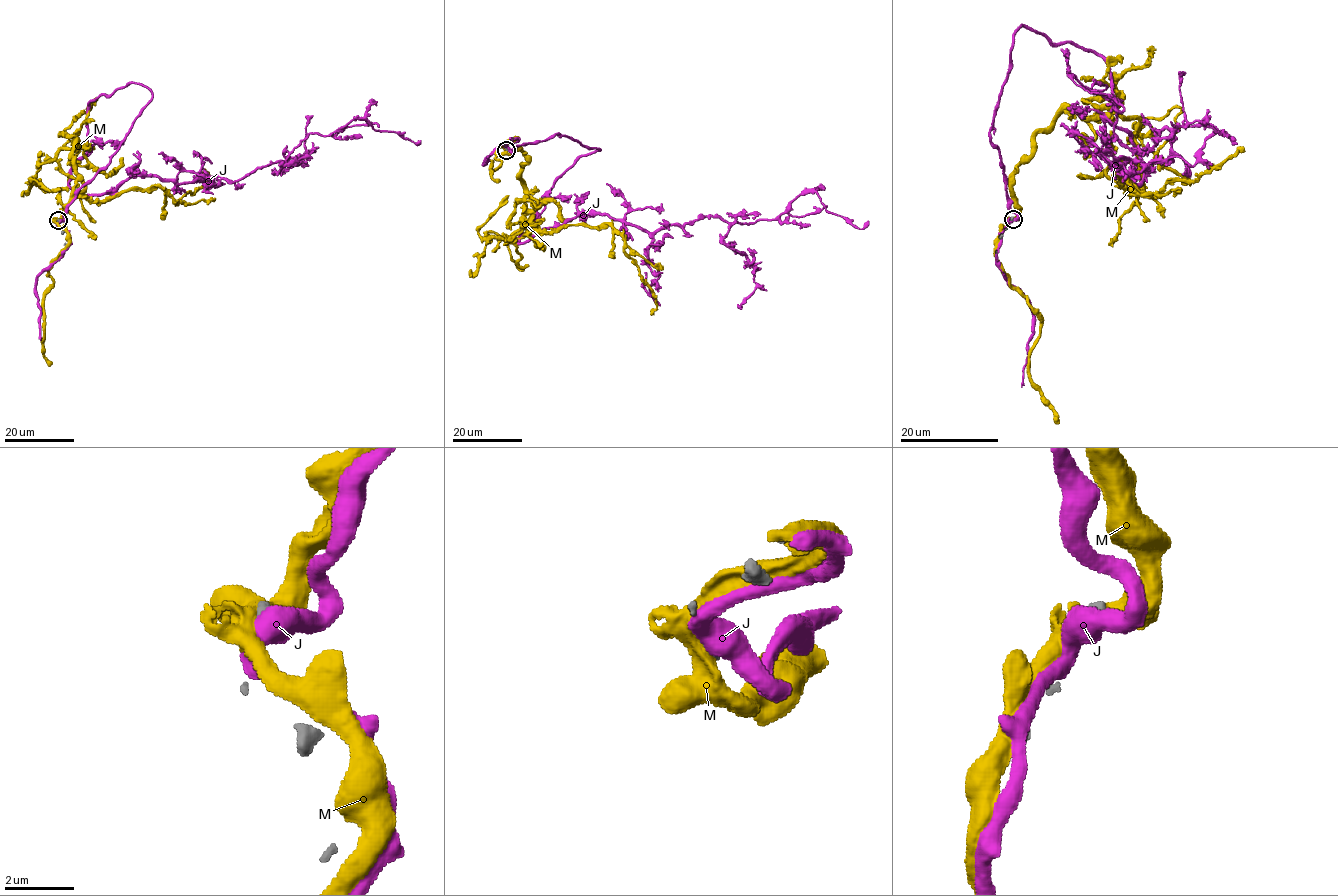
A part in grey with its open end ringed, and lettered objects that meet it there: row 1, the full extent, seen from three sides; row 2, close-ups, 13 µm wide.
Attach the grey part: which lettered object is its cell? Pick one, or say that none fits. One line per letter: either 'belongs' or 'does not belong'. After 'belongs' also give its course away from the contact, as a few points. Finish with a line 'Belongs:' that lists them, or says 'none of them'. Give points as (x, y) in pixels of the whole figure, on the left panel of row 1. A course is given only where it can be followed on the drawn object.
J: does not belong
M: does not belong
Belongs: none of them

